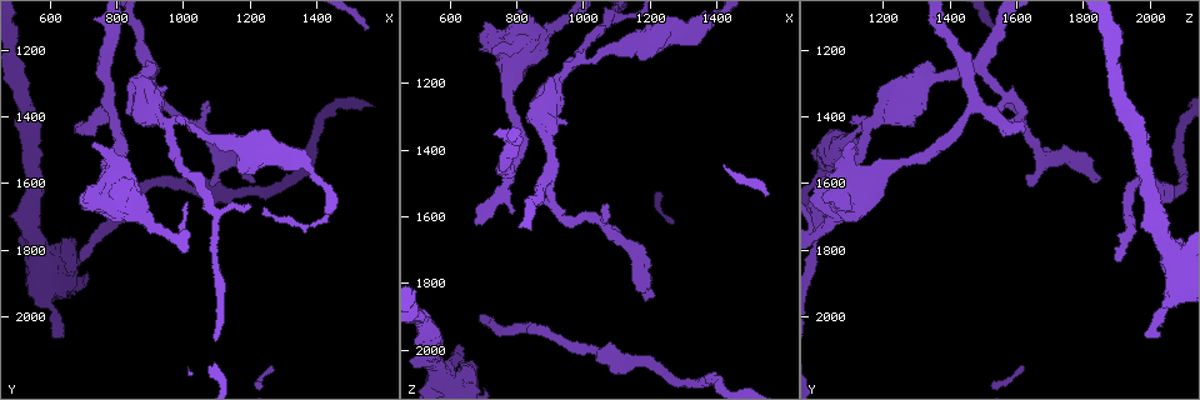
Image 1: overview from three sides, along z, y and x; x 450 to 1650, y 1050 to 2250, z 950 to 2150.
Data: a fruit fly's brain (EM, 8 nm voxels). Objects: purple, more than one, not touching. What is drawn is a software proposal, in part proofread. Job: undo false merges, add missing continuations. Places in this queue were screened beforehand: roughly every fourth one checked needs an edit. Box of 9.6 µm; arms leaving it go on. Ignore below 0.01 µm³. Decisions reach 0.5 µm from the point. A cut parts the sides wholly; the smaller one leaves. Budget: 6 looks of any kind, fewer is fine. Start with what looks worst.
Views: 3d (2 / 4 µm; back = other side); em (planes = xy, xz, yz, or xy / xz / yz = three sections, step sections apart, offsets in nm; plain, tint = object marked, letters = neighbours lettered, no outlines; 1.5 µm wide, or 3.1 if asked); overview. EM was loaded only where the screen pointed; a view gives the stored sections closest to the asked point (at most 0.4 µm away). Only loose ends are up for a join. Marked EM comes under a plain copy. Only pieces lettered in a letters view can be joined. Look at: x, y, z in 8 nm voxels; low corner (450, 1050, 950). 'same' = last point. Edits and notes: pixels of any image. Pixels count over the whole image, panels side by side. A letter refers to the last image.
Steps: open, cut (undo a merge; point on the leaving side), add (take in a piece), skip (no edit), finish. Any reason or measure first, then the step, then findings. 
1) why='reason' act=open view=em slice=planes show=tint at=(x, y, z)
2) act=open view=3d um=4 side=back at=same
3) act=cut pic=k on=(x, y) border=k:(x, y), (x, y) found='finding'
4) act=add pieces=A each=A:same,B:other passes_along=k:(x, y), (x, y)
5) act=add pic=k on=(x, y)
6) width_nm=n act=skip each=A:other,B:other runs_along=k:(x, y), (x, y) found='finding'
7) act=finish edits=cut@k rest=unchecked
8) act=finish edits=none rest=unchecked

why='branch stops here' act=open view=3d um=2 side=back at=(690, 1840, 1900)

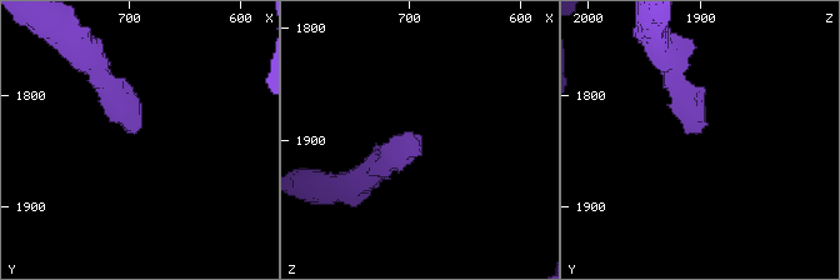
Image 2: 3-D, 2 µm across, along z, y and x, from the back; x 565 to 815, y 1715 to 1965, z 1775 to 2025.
why='shape alone is not enough' act=open view=em slice=xy step=8 show=tint at=(698, 1834, 1900)

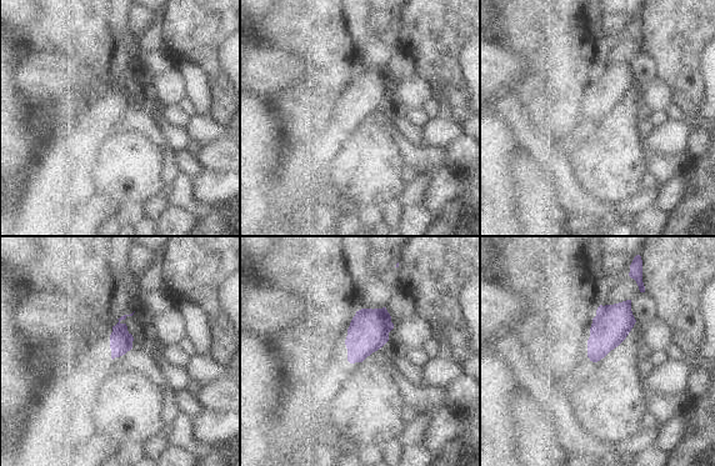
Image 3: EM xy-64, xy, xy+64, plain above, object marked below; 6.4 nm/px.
act=open view=em slice=planes show=letters at=same

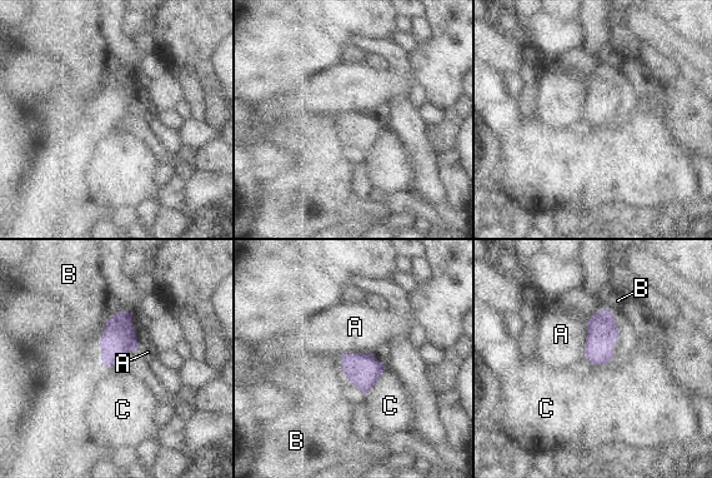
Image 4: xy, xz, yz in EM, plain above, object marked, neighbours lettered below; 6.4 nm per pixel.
width_nm=190 act=skip each=A:other,B:other,C:other border=4:(386, 368), (377, 382), (364, 396) found='no lettered piece goes on from it'

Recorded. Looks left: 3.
act=open view=em slice=yz step=4 show=letters at=(1550, 1130, 1530)

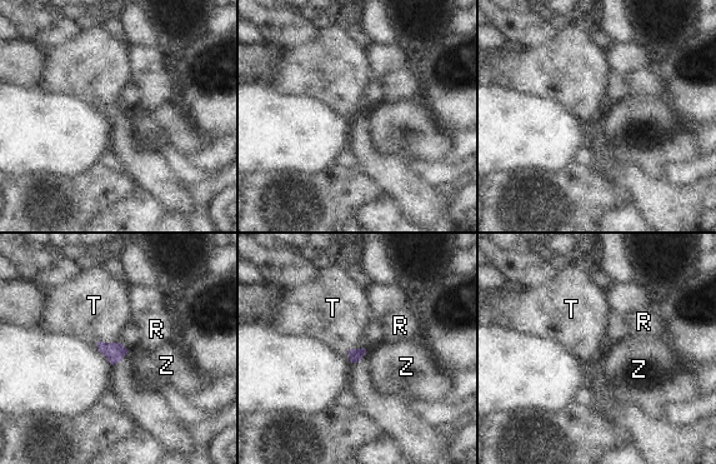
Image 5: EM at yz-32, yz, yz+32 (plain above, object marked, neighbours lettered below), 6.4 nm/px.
act=skip each=R:other,T:other,Z:other border=5:(119, 342), (99, 342), (96, 345) found='none of them fits'

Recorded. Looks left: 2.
why='calibre changes' act=open view=em slice=yz step=8 show=letters at=(940, 1410, 1170)

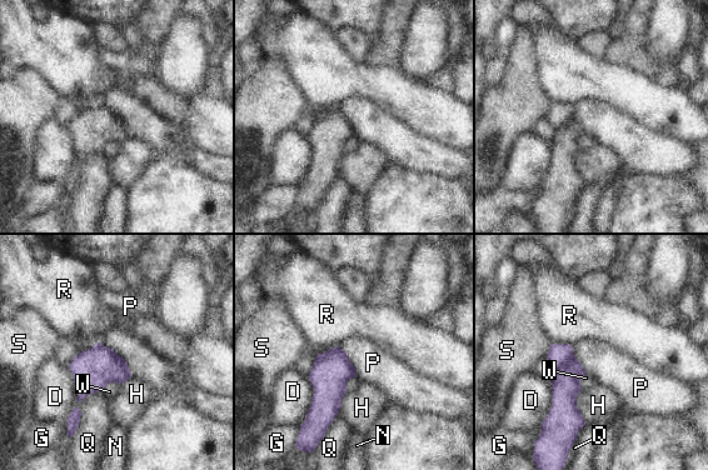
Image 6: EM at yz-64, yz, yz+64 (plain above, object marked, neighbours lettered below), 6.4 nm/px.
width_nm=120 act=cut pic=6 on=(559, 354) each=D:other,G:other,H:other,N:other,P:other,Q:other,R:other,S:other,W:other border=6:(573, 355), (557, 369) found='a second neuron is stuck on'

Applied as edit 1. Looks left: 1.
act=finish edits=cut@6 rest=unchecked

